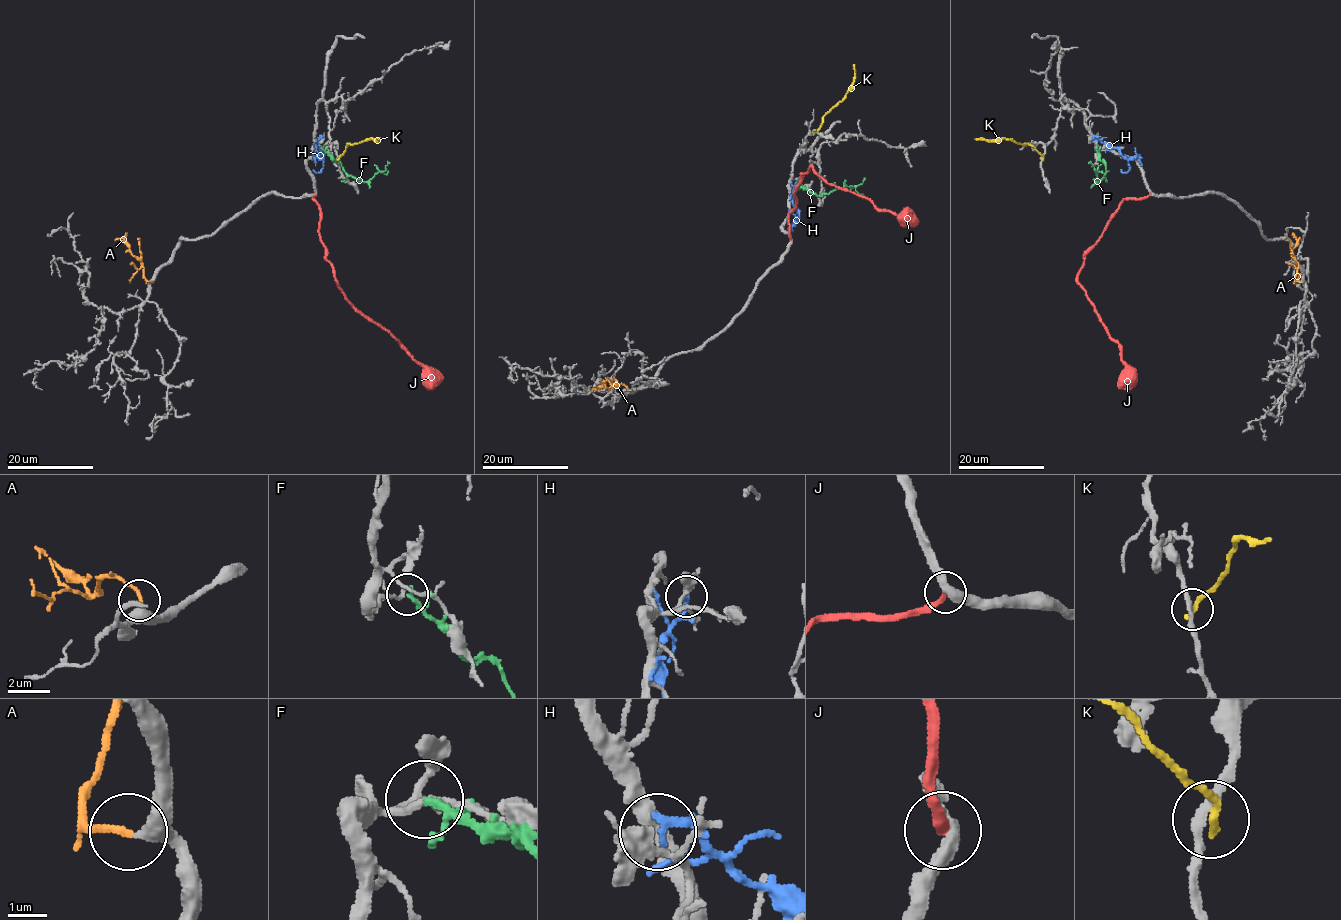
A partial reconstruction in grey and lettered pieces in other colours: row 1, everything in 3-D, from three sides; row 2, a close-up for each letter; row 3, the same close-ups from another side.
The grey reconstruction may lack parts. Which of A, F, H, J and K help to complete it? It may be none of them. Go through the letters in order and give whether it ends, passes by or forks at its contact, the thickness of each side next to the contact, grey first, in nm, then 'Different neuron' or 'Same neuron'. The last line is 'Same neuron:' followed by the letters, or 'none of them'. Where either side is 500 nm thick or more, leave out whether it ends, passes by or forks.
A: It ends there. Thickness 360 nm (grey) against 170 nm. Same neuron
F: It passes by. Thickness 140 nm (grey) against 120 nm. Different neuron
H: It passes by. Thickness 320 nm (grey) against 160 nm. Different neuron
J: It ends there. Thickness 400 nm (grey) against 280 nm. Different neuron
K: It ends there. Thickness 240 nm (grey) against 240 nm. Different neuron
Same neuron: A

